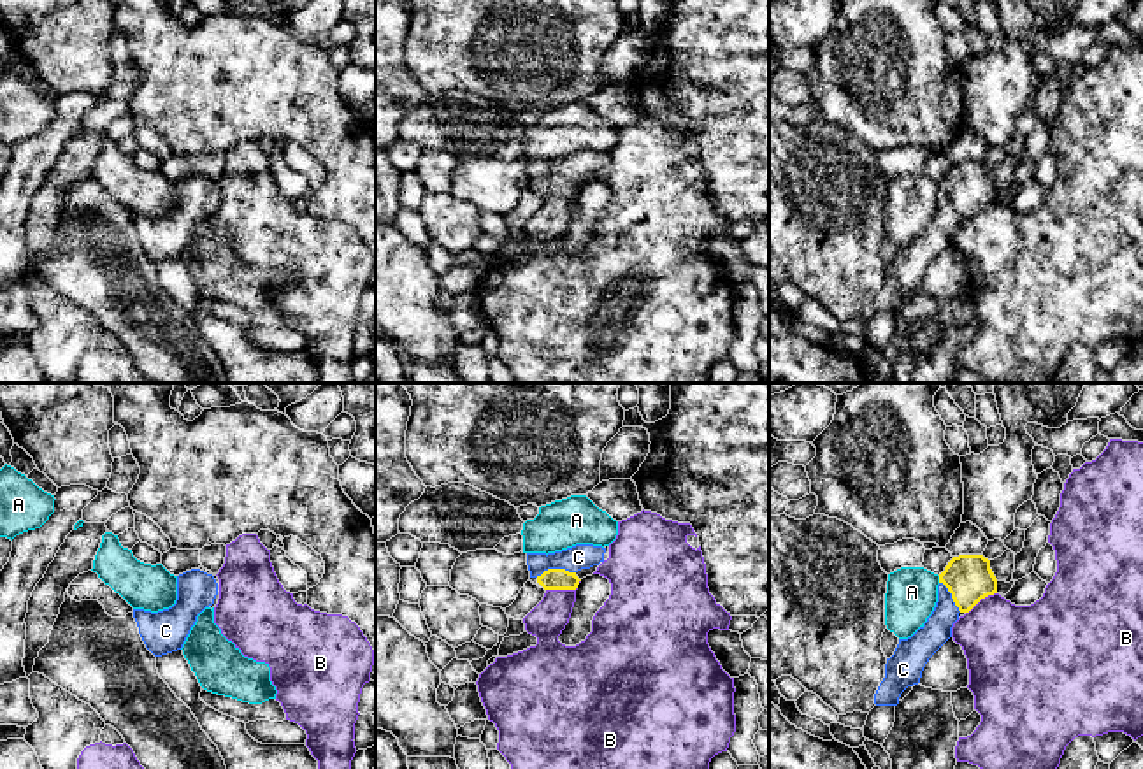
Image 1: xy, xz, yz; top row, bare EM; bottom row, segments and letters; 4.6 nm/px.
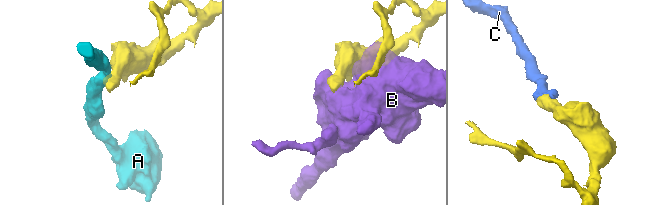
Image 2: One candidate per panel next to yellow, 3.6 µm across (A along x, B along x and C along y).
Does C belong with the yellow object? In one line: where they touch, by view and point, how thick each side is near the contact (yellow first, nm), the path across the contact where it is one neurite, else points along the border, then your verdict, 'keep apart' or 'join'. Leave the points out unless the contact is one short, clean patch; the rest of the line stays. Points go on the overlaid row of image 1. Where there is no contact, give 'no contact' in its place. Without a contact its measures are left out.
xz (555, 569) | 100/120 nm | across xz (553, 578), (555, 569), (578, 557) | join

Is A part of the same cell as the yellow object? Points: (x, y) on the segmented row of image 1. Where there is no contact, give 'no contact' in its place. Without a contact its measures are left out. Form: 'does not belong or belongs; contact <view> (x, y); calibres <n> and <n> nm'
does not belong; contact yz (940, 580); calibres 220 and 240 nm

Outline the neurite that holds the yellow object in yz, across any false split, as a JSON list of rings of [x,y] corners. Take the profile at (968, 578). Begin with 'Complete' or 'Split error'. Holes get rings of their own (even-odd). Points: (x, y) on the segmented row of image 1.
Split error. [[[983,555],[953,557],[939,574],[938,602],[927,622],[899,644],[885,664],[885,678],[874,694],[876,706],[897,706],[901,694],[920,683],[929,658],[952,637],[960,613],[997,593],[990,560]]]

